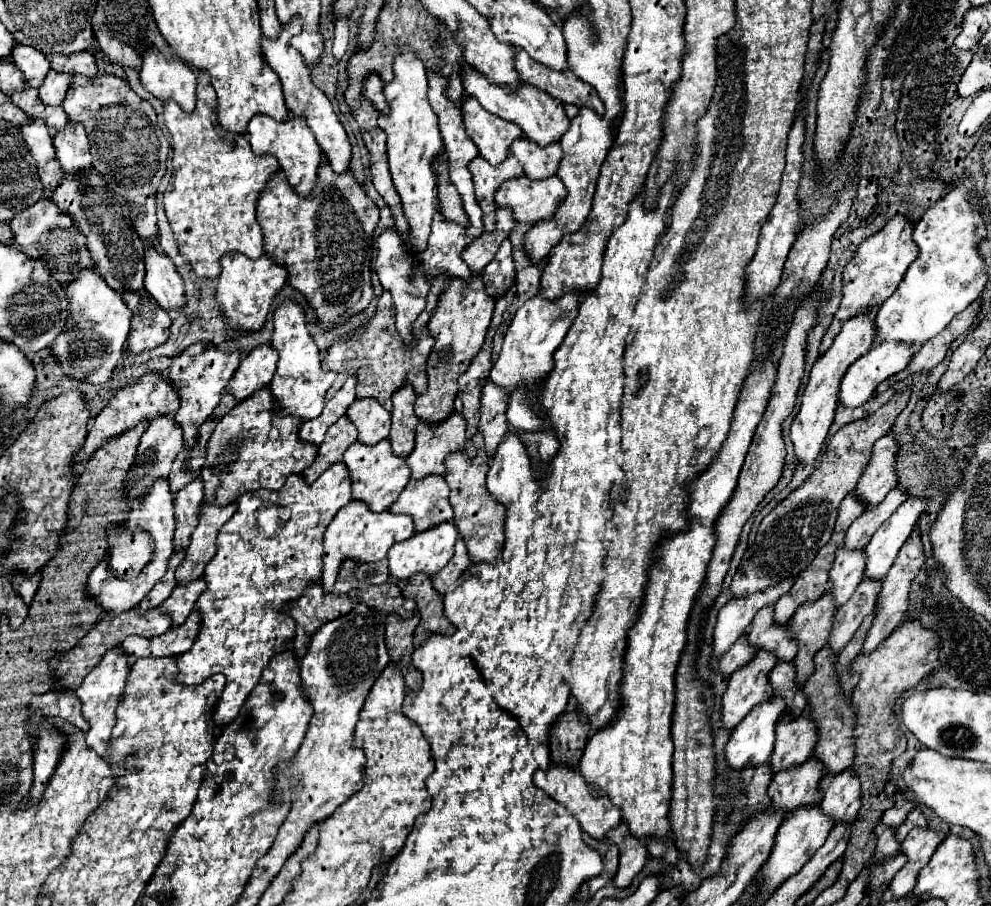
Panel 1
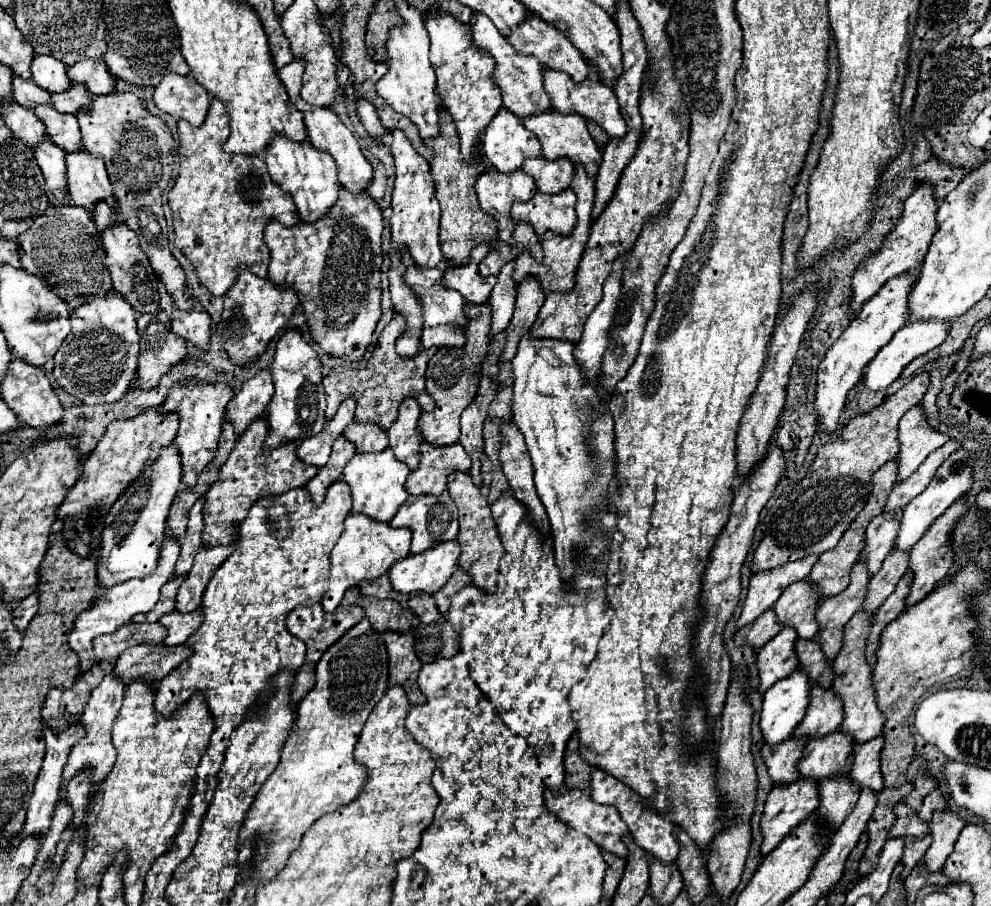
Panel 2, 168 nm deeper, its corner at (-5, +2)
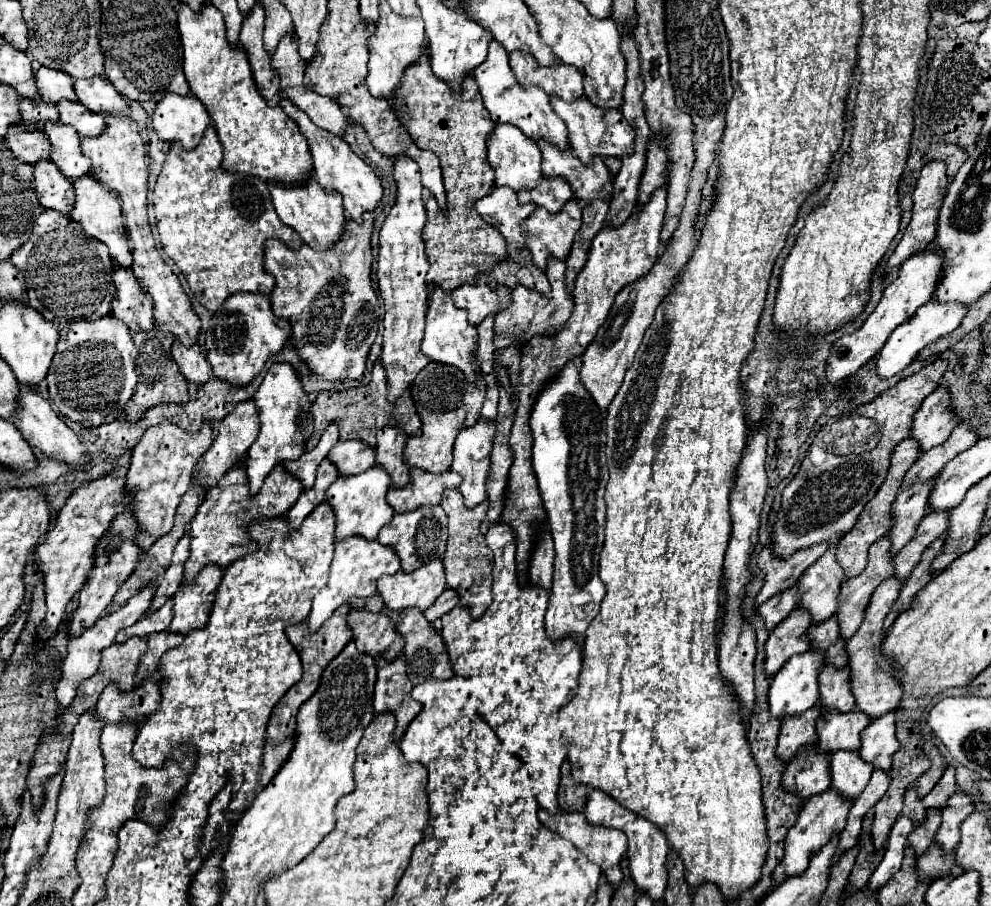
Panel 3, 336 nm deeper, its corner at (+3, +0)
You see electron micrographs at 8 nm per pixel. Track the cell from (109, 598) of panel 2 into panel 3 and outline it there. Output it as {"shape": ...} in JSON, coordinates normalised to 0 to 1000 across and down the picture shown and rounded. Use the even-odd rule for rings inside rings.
{"shape":[[[145,648],[139,657],[135,657],[123,672],[115,674],[115,677],[107,677],[105,681],[101,681],[97,685],[97,690],[93,694],[87,694],[81,703],[71,703],[69,708],[69,723],[65,725],[65,732],[63,732],[63,749],[57,758],[57,772],[59,772],[59,789],[63,789],[63,785],[67,780],[71,780],[71,776],[75,774],[75,767],[77,767],[77,760],[79,756],[89,749],[91,745],[99,743],[99,736],[101,736],[101,721],[111,714],[115,710],[115,703],[121,694],[125,692],[131,692],[135,690],[151,670],[151,663],[153,663],[153,657],[155,657],[155,648]]]}

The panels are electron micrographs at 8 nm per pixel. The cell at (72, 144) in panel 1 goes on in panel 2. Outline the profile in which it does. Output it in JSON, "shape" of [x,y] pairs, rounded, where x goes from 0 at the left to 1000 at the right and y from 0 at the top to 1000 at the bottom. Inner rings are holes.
{"shape":[[[79,164],[79,169],[67,169],[67,187],[69,211],[75,226],[91,231],[95,222],[115,224],[113,204],[109,200],[103,173],[95,173],[87,169],[87,164]]]}

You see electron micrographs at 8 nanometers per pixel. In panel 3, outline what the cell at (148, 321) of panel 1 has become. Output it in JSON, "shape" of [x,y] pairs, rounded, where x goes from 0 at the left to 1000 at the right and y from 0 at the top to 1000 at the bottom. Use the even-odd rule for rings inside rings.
{"shape":[[[157,363],[147,368],[135,368],[135,381],[139,385],[139,394],[137,394],[139,429],[135,438],[129,443],[129,447],[125,449],[125,458],[129,465],[143,462],[143,458],[147,456],[147,449],[155,449],[155,445],[188,445],[188,440],[192,440],[190,423],[188,418],[184,418],[184,412],[172,392],[174,379],[176,374],[170,374],[170,370]]]}

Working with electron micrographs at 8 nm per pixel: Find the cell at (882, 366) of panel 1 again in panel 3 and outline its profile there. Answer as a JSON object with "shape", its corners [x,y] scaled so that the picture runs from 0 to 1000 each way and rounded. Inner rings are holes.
{"shape":[[[938,332],[938,334],[930,337],[914,357],[904,361],[900,365],[900,370],[896,372],[894,381],[890,383],[890,387],[888,387],[886,396],[884,396],[886,414],[890,418],[896,418],[896,416],[908,412],[910,407],[914,407],[934,381],[938,381],[940,376],[961,368],[971,357],[975,343],[977,343],[977,339],[971,337],[971,334],[947,334],[947,332]]]}

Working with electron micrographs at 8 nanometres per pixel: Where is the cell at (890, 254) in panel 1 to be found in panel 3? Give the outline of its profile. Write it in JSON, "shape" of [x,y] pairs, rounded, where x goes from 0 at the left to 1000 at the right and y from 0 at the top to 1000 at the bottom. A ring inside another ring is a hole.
{"shape":[[[938,178],[934,180],[934,184],[930,187],[930,193],[926,198],[926,204],[922,209],[922,231],[920,231],[920,244],[918,248],[914,251],[912,255],[912,262],[910,266],[906,268],[904,277],[898,281],[896,286],[896,292],[894,292],[894,301],[908,295],[918,281],[926,279],[926,277],[932,277],[934,273],[938,273],[938,268],[942,266],[945,262],[945,244],[947,244],[947,233],[951,228],[951,220],[955,215],[955,209],[957,209],[957,198],[955,198],[955,180],[951,178]]]}

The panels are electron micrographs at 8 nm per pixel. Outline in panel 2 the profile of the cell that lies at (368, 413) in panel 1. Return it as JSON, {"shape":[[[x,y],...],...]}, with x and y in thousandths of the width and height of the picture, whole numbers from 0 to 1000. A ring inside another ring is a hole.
{"shape":[[[355,465],[349,471],[349,485],[357,489],[361,500],[375,500],[375,498],[387,498],[392,493],[392,482],[390,476],[381,469],[373,469],[363,467],[363,465]]]}

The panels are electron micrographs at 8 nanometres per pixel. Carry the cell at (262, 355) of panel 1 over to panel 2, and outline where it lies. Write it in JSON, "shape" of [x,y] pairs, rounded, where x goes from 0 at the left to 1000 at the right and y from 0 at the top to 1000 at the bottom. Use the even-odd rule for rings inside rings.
{"shape":[[[262,407],[244,425],[244,429],[234,438],[228,449],[228,465],[236,467],[238,480],[242,480],[258,460],[266,458],[266,451],[274,436],[276,416],[272,407]]]}

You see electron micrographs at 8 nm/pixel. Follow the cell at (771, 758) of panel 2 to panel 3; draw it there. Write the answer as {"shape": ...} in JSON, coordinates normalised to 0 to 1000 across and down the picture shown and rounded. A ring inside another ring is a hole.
{"shape":[[[823,778],[821,783],[813,785],[813,789],[805,789],[805,794],[793,794],[789,796],[789,807],[785,816],[783,833],[791,840],[797,836],[803,836],[807,825],[821,822],[821,798],[829,789],[829,780]]]}

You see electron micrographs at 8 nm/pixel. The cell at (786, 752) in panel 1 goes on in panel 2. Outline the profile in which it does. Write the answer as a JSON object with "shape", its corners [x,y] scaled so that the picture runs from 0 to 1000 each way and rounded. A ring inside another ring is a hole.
{"shape":[[[821,756],[817,760],[817,776],[813,780],[811,796],[799,809],[799,816],[829,816],[836,809],[846,807],[850,798],[850,776],[840,763]]]}

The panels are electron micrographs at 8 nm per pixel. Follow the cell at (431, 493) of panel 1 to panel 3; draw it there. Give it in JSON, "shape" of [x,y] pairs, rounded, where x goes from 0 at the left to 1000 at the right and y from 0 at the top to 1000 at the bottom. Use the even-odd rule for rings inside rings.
{"shape":[[[444,557],[440,560],[424,560],[420,564],[412,564],[412,566],[400,566],[398,573],[383,584],[381,591],[381,599],[385,602],[394,602],[398,606],[398,610],[404,615],[406,628],[410,632],[420,630],[422,626],[430,624],[434,617],[446,615],[448,606],[450,606],[450,595],[452,595],[452,584],[450,584],[450,566]]]}

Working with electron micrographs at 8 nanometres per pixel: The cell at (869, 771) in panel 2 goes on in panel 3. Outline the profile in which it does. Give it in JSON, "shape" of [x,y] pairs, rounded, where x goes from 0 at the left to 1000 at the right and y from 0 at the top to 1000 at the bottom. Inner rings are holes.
{"shape":[[[898,785],[886,794],[882,794],[870,807],[870,825],[868,833],[872,840],[898,851],[900,833],[908,827],[904,816],[904,785]]]}

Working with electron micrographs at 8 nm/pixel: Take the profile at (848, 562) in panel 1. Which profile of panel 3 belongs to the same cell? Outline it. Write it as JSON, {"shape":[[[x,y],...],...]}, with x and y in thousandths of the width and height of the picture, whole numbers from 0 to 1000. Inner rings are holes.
{"shape":[[[942,529],[908,542],[906,551],[900,557],[900,571],[904,571],[902,582],[896,586],[896,591],[900,593],[900,606],[908,608],[908,604],[918,599],[916,595],[922,593],[922,586],[926,584],[926,577],[934,566],[938,538],[942,538]]]}

